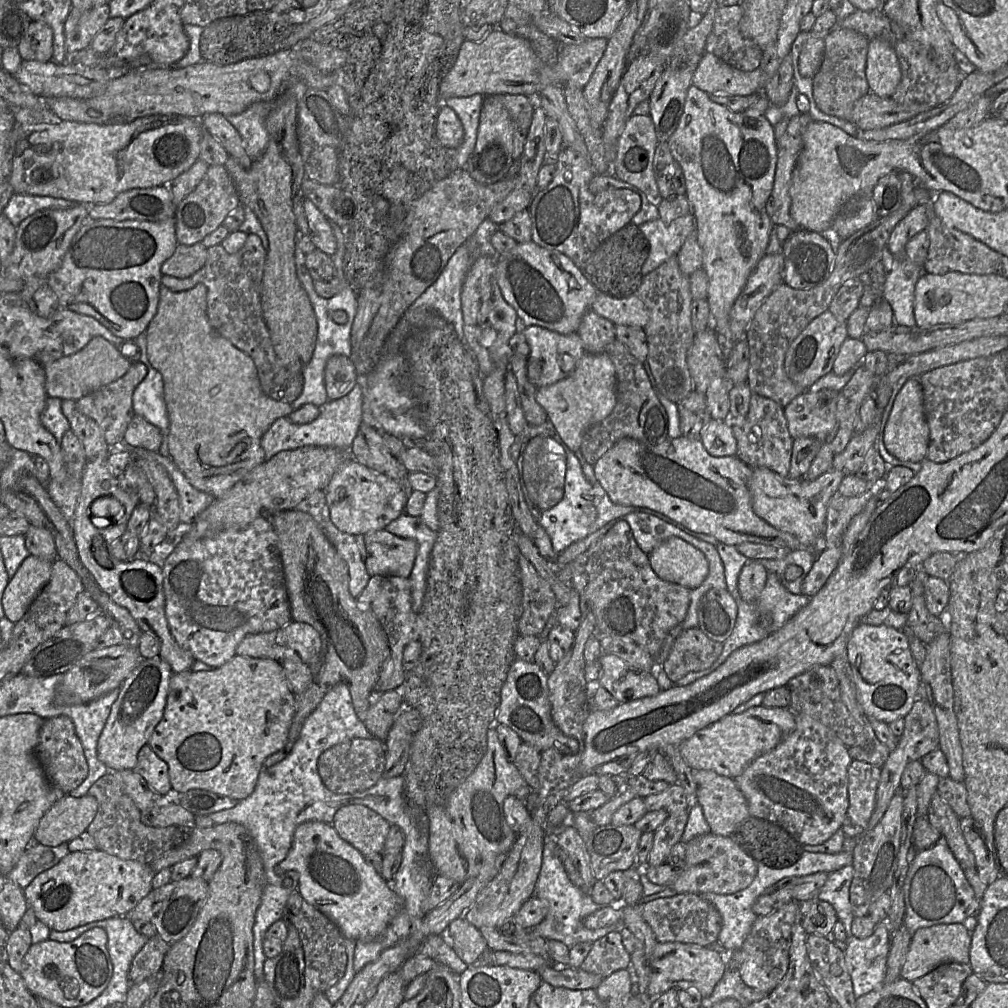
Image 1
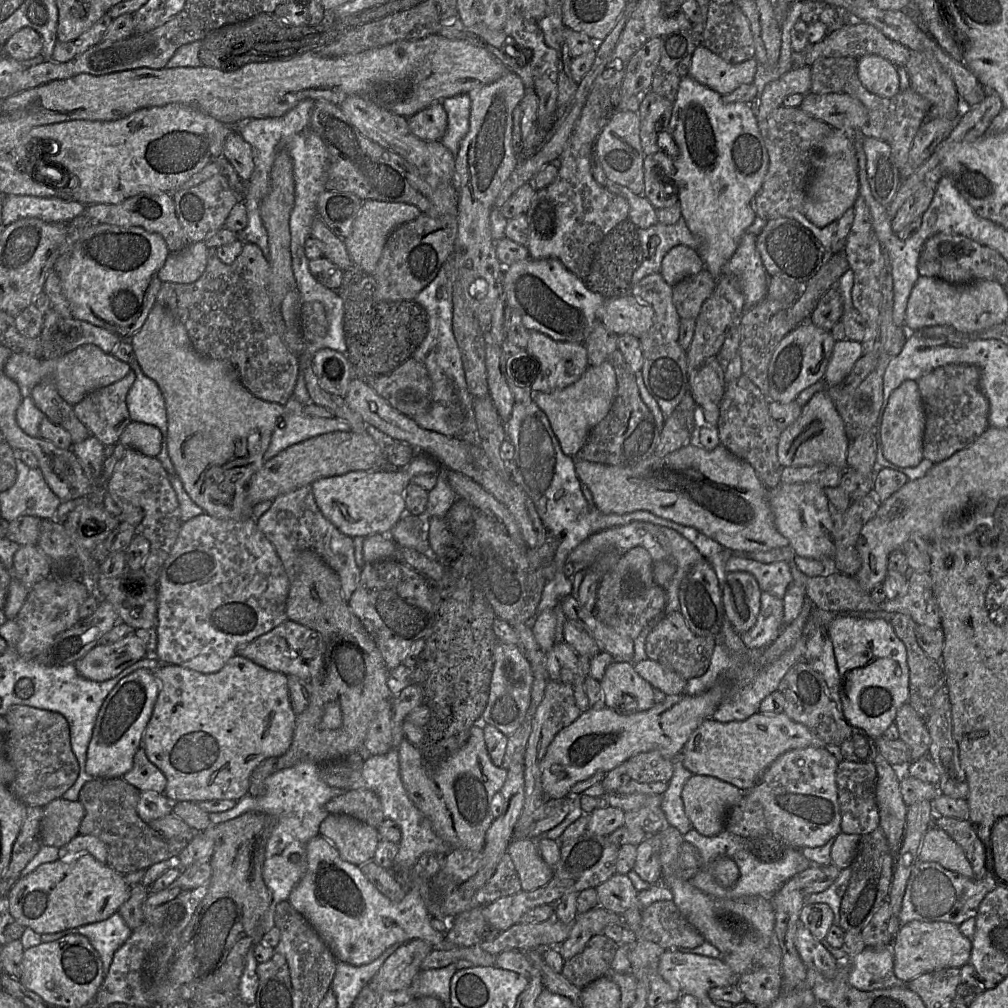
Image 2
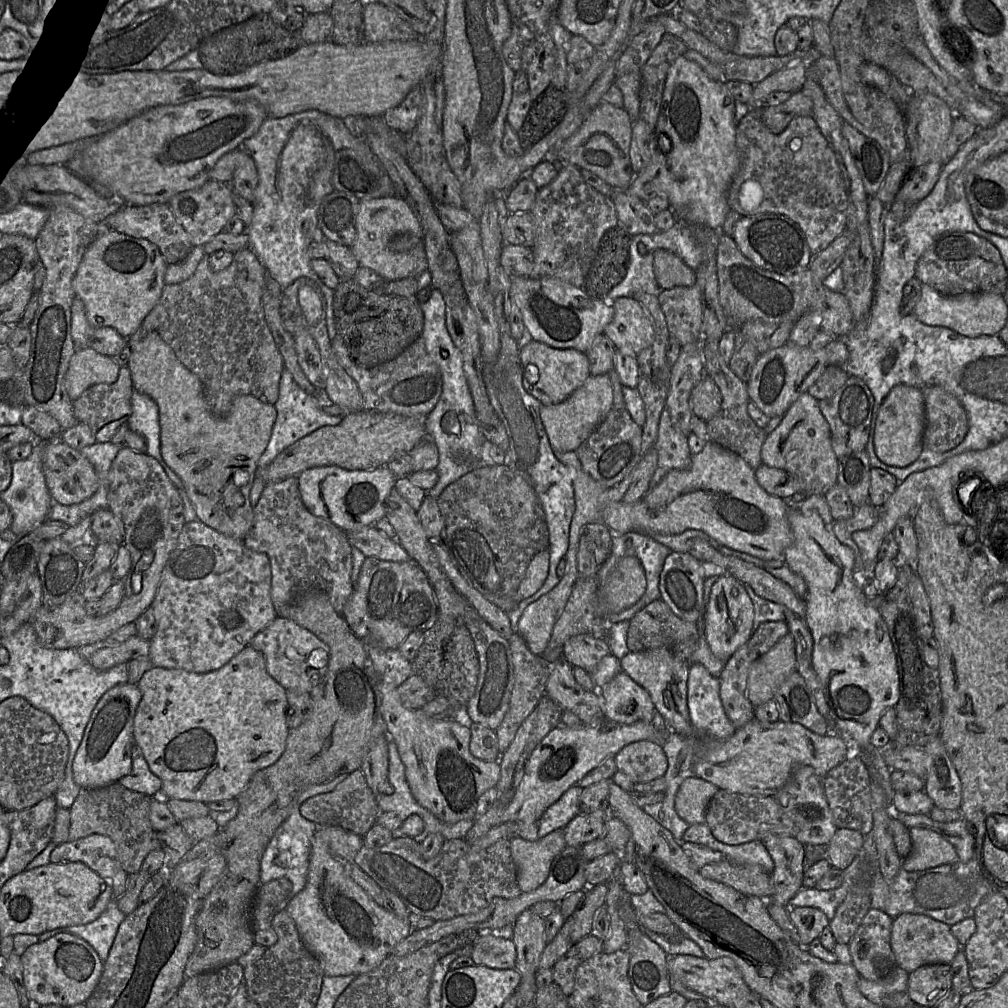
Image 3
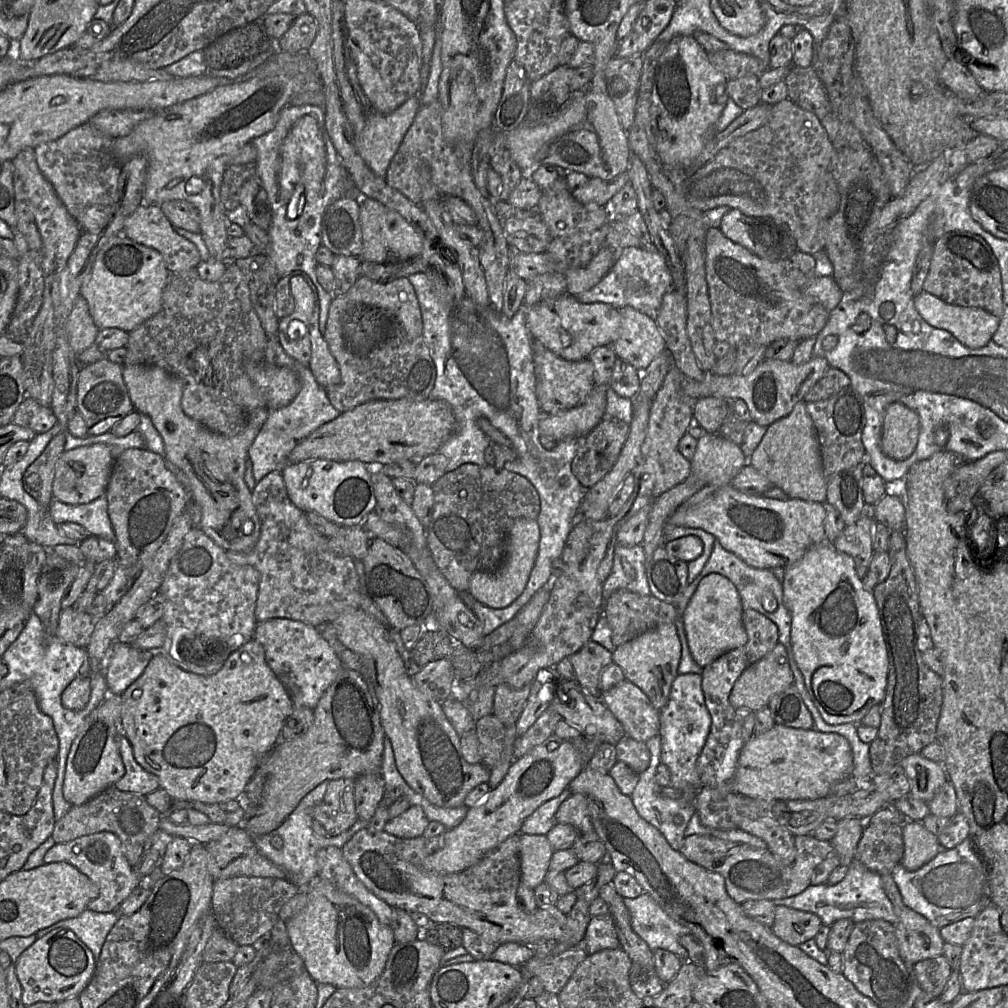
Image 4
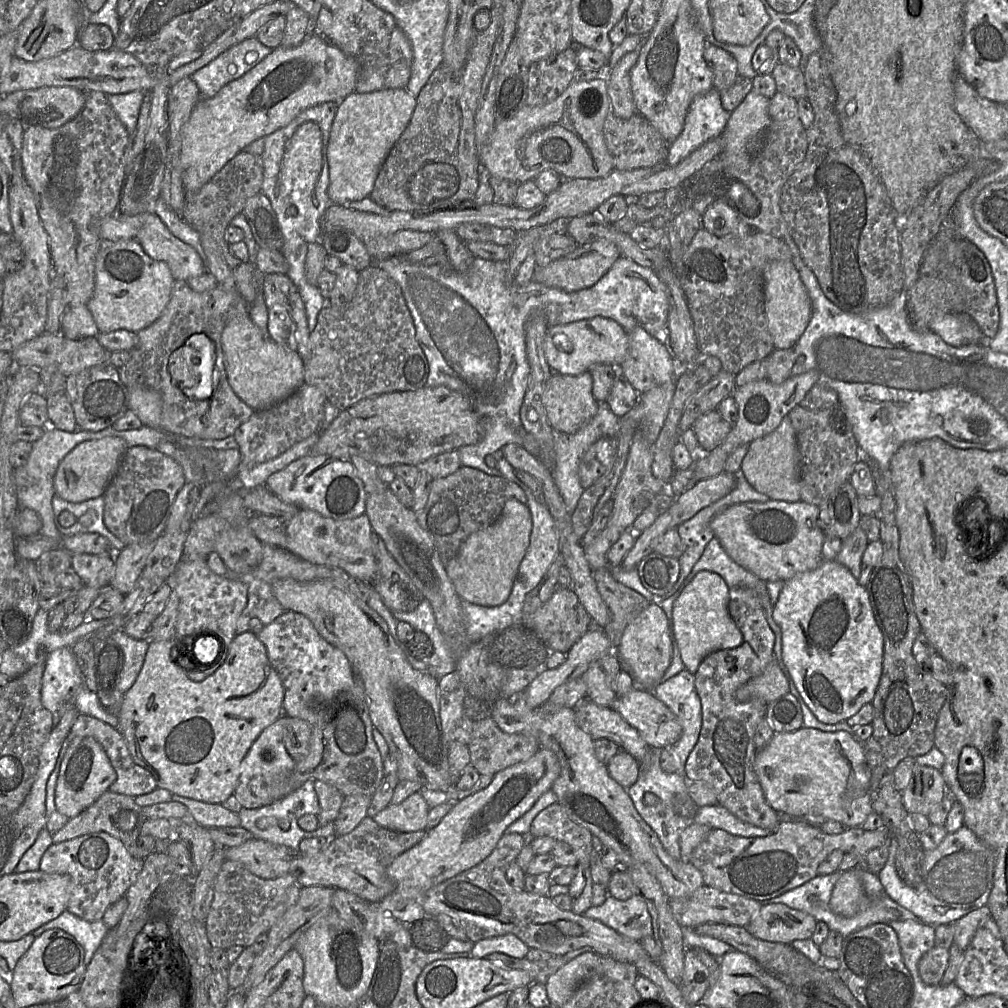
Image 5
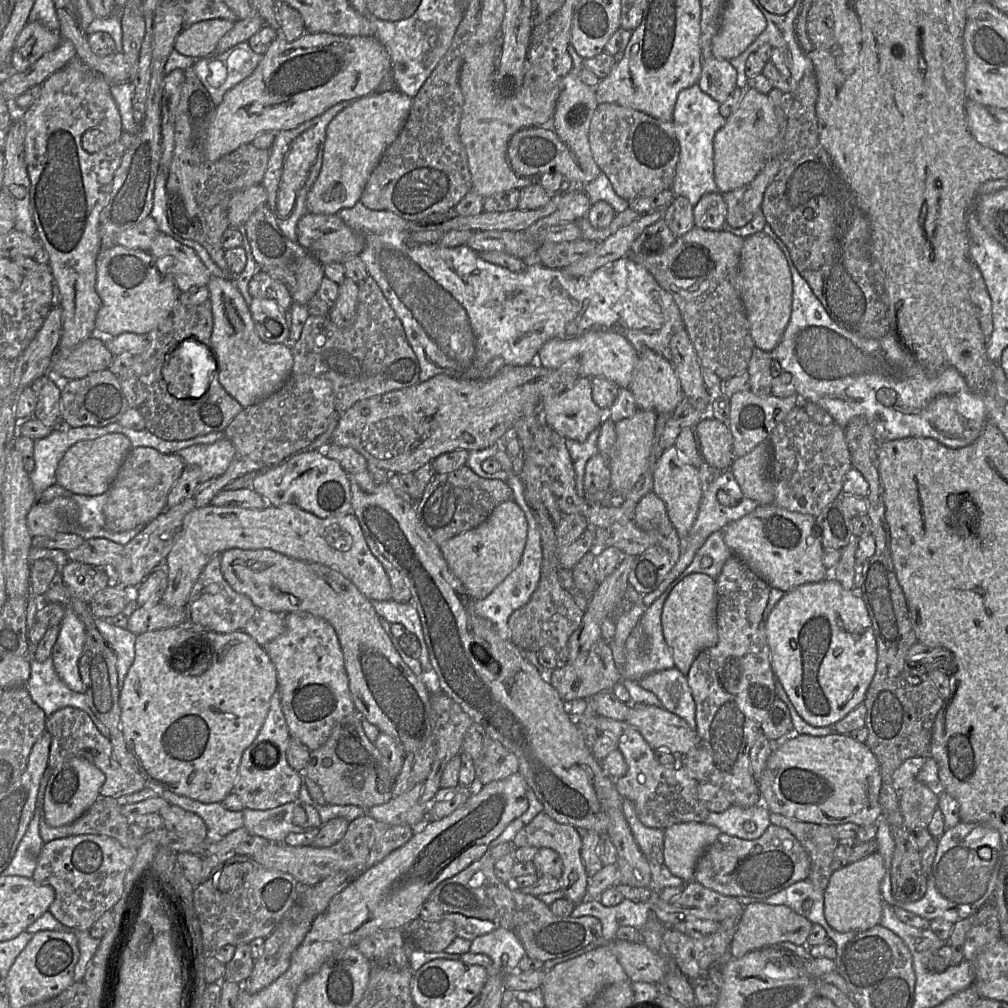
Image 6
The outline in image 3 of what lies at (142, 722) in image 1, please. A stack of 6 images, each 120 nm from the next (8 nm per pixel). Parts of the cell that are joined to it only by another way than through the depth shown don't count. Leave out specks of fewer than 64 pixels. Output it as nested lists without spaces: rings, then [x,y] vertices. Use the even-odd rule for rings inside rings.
[[[122,683],[107,691],[95,706],[72,764],[73,779],[82,788],[100,788],[131,773],[133,723],[142,694],[137,684]]]

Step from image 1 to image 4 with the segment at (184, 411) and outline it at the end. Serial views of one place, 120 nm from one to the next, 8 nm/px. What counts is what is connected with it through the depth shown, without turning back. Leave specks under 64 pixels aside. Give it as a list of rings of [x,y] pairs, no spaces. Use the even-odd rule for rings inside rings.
[[[127,365],[123,367],[123,379],[134,411],[150,417],[163,439],[166,458],[187,476],[189,496],[201,510],[201,530],[227,552],[249,552],[259,539],[260,520],[245,482],[246,462],[248,450],[270,410],[267,407],[252,410],[244,430],[228,437],[208,430],[184,413],[181,407],[183,383],[163,368]]]

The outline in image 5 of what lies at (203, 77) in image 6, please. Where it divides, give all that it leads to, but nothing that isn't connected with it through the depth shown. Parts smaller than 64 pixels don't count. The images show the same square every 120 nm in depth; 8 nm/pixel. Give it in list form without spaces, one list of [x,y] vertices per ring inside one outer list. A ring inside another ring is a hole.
[[[256,37],[245,39],[196,70],[190,78],[197,84],[201,98],[213,97],[223,86],[251,70],[272,50]]]

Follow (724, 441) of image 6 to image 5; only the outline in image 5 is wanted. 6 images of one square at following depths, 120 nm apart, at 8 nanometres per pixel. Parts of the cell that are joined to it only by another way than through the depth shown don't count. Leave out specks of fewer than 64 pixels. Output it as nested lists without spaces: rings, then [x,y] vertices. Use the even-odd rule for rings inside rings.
[[[716,409],[700,416],[692,428],[701,447],[711,452],[724,442],[732,425]]]

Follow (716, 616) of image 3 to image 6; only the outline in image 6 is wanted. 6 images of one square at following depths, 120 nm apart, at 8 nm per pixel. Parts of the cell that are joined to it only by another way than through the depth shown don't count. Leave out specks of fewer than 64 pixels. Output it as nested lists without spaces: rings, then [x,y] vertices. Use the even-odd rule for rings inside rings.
[[[691,573],[670,591],[661,614],[664,639],[670,647],[675,667],[687,675],[697,655],[718,640],[717,591],[715,579],[703,573]]]

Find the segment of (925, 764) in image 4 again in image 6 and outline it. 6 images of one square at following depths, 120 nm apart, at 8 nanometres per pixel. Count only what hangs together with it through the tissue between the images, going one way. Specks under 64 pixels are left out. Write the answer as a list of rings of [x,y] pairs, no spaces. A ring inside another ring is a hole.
[[[919,781],[901,791],[900,808],[908,830],[927,828],[938,801],[939,791]]]

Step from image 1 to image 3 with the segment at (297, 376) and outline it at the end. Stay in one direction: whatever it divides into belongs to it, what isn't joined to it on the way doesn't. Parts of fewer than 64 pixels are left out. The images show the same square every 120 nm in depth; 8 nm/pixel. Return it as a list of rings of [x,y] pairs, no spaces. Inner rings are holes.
[[[250,247],[234,253],[232,263],[219,272],[210,268],[209,255],[205,254],[191,277],[178,284],[165,284],[156,305],[137,331],[127,339],[128,345],[134,345],[151,331],[157,332],[171,346],[180,362],[199,378],[205,399],[217,416],[227,415],[233,400],[239,395],[252,395],[274,405],[285,367],[266,323],[261,303],[267,275],[266,268]]]

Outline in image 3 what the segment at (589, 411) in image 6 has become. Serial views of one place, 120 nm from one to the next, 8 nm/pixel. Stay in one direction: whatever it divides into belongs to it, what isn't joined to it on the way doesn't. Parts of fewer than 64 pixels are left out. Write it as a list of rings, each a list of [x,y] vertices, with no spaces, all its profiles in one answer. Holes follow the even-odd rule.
[[[527,339],[521,346],[520,364],[525,391],[542,405],[553,405],[564,401],[591,375],[586,353],[575,349],[552,348],[532,339]]]

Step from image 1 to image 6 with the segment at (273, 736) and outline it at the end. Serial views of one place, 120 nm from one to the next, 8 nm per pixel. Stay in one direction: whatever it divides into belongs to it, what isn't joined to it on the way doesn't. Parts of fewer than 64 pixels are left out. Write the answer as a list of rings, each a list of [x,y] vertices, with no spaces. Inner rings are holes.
[[[183,624],[137,635],[135,642],[135,658],[125,677],[124,683],[120,688],[119,696],[119,705],[121,709],[120,728],[127,750],[133,756],[141,774],[147,780],[147,785],[150,787],[154,787],[158,791],[169,790],[177,795],[185,796],[202,803],[221,803],[229,794],[233,792],[238,778],[238,769],[242,754],[257,737],[268,714],[271,697],[277,689],[277,671],[273,662],[271,661],[271,658],[266,652],[266,649],[259,645],[257,641],[249,634],[242,630],[230,633],[220,633],[205,629],[203,627]],[[195,640],[199,640],[198,646],[194,647],[192,645],[181,650],[180,652],[177,651],[179,648]],[[178,653],[180,653],[183,657],[187,656],[187,660],[179,661]],[[175,654],[177,655],[175,658],[173,658]],[[200,655],[204,655],[204,657],[206,656],[206,659],[201,660]],[[175,662],[179,663],[181,666],[177,665]],[[193,664],[197,666],[192,668]]]

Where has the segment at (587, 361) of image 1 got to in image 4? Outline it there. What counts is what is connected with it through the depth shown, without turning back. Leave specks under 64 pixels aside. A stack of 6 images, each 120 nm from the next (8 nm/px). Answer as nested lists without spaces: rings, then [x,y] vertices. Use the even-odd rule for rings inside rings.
[[[594,385],[587,398],[578,406],[558,412],[544,414],[542,412],[539,422],[540,435],[548,436],[554,440],[562,441],[568,437],[584,437],[590,433],[604,418],[607,405],[607,385]]]

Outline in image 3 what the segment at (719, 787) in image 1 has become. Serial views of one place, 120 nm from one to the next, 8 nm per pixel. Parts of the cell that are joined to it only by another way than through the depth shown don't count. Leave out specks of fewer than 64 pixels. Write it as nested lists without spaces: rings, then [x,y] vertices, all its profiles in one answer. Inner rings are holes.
[[[686,778],[675,799],[678,815],[690,825],[705,823],[707,806],[718,790],[716,785],[703,778]]]

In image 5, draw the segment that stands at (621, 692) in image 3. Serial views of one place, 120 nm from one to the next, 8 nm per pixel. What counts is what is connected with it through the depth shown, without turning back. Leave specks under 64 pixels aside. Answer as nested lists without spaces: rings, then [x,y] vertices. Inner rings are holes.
[[[632,688],[628,693],[618,696],[612,708],[639,732],[649,747],[670,748],[682,735],[682,726],[677,716],[654,696],[652,690]]]

